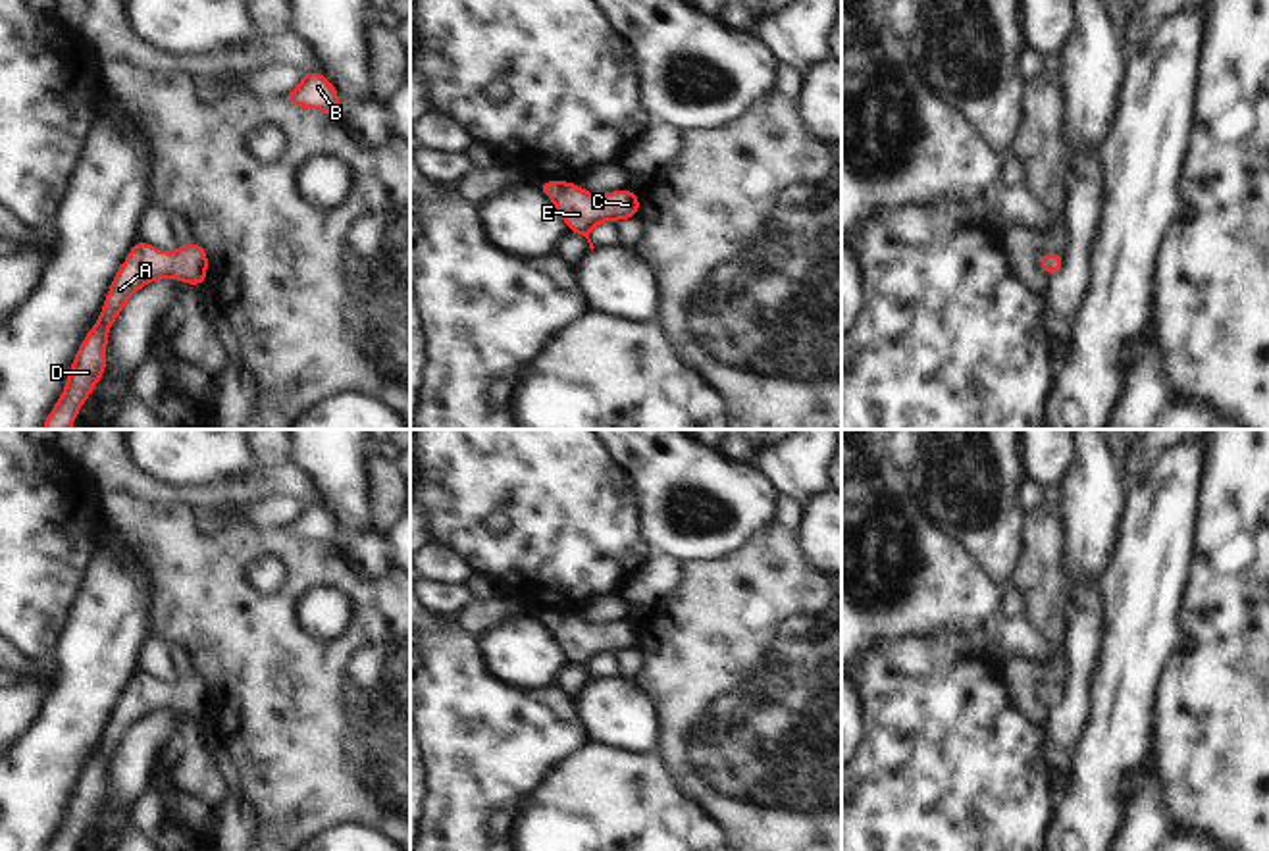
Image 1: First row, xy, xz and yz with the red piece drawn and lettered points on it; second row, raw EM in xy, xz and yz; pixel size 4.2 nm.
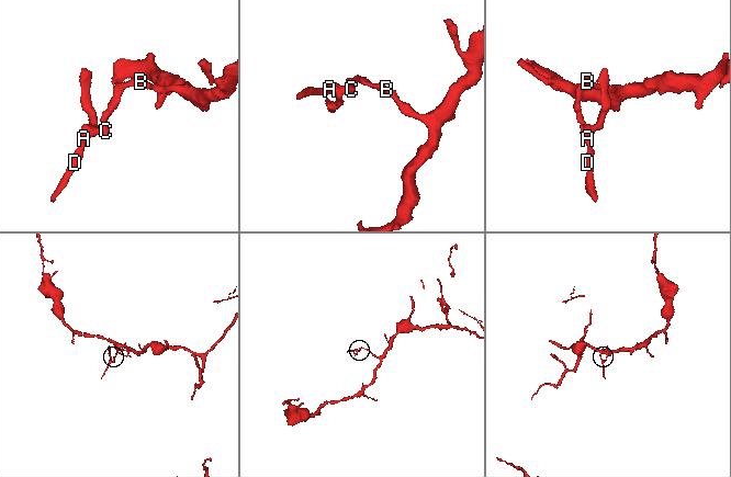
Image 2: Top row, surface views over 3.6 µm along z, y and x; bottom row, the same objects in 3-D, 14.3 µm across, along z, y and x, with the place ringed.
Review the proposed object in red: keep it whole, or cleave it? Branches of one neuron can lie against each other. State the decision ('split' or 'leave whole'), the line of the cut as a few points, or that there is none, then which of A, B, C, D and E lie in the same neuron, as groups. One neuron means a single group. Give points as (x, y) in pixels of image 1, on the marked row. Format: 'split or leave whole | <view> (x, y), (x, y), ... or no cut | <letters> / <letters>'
leave whole | no cut | A B C D E

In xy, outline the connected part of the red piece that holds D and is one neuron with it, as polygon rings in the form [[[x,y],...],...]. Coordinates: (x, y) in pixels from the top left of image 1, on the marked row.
[[[142,239],[135,243],[112,281],[98,322],[87,333],[75,354],[65,391],[56,400],[42,429],[71,429],[83,402],[104,375],[108,331],[121,314],[127,298],[142,285],[164,277],[173,277],[189,285],[204,285],[208,260],[198,241],[185,246],[179,245],[173,254],[158,250]]]

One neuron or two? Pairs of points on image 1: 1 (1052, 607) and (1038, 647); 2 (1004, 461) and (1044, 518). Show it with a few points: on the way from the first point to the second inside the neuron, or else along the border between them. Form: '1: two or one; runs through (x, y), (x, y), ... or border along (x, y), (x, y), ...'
1: two; border along (1025, 615), (1027, 622), (1050, 645)
2: two; border along (1025, 513), (1025, 545), (1019, 557)

